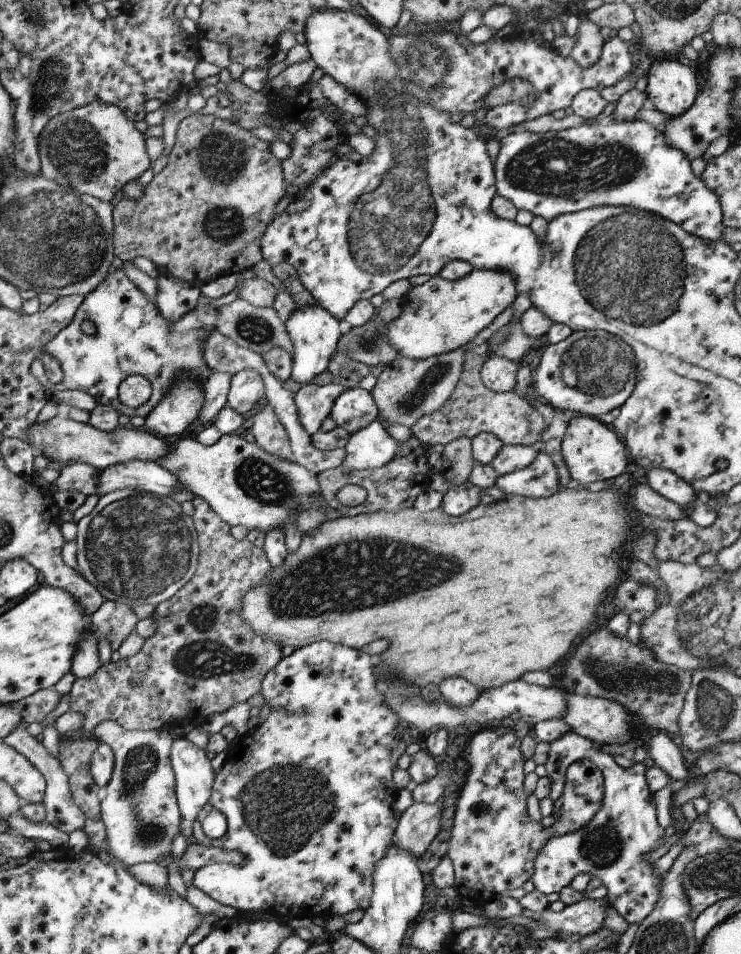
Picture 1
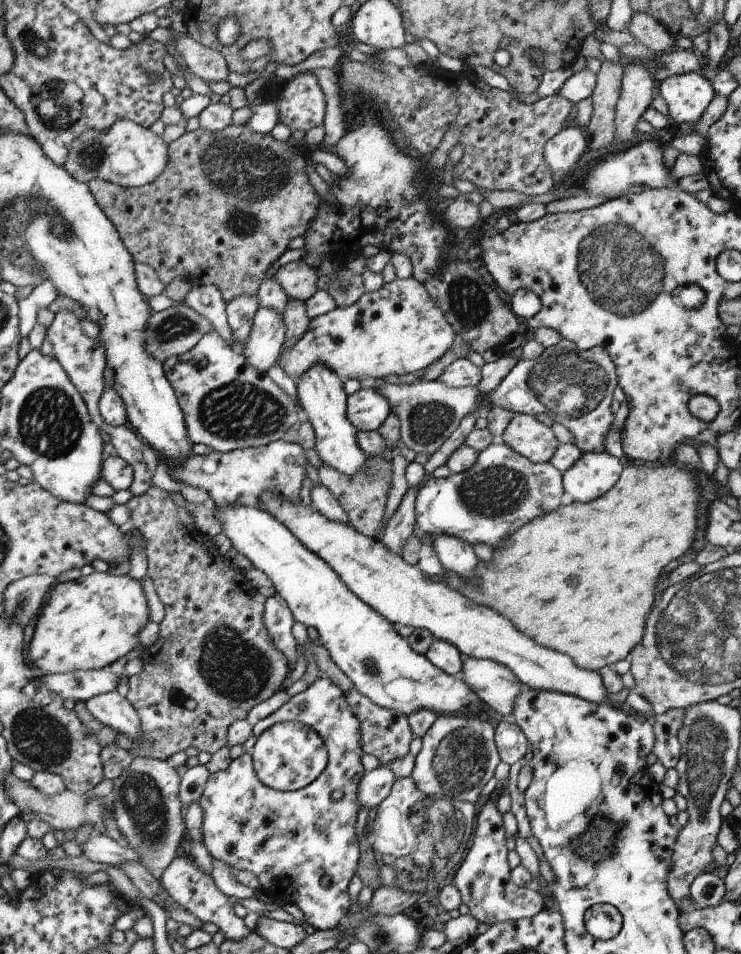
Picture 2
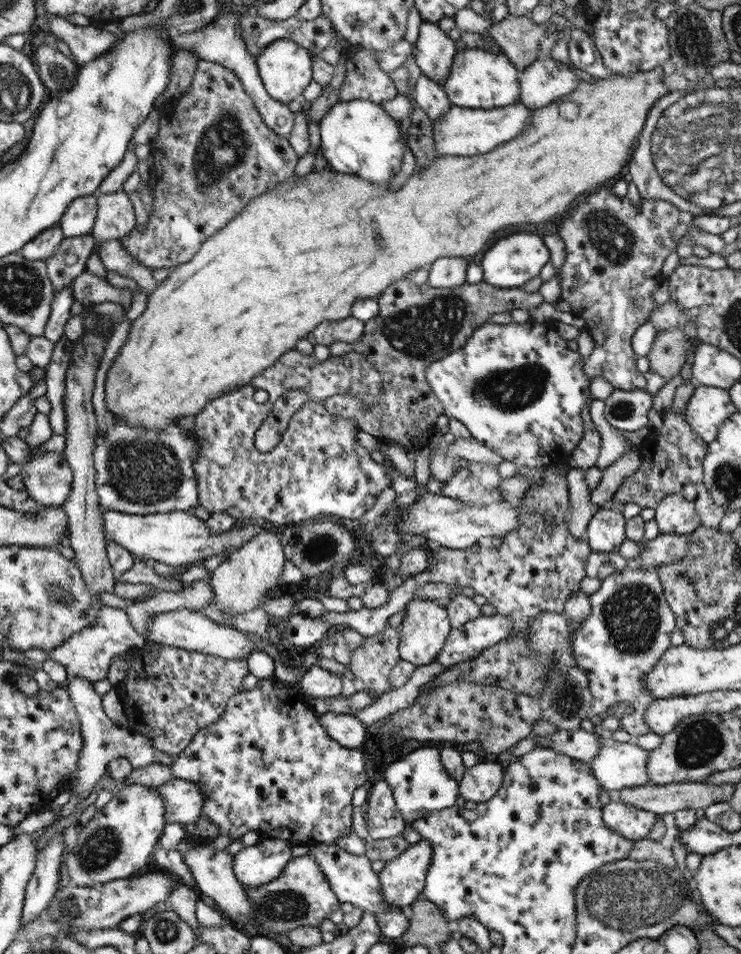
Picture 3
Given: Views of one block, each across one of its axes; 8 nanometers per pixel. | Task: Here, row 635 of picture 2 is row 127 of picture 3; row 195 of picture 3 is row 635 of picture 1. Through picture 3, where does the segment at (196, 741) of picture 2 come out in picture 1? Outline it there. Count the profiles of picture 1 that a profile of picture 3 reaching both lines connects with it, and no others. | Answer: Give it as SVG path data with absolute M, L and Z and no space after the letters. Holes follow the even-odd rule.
M195 497L193 499L193 506L195 507L194 510L194 515L193 515L193 524L195 526L196 532L197 532L197 540L198 544L200 546L200 564L197 565L197 570L196 570L196 576L192 578L188 582L188 584L182 586L172 598L169 598L167 601L164 601L163 603L160 603L154 610L153 614L151 615L152 618L155 620L157 626L156 626L156 632L148 639L145 640L142 648L140 651L135 654L134 656L131 657L126 657L118 660L118 662L110 662L107 665L101 666L97 671L96 674L92 674L92 676L88 676L88 678L78 678L74 681L74 684L72 686L72 690L69 692L70 693L70 711L72 712L80 712L82 716L84 716L84 722L82 722L82 728L79 727L79 722L77 728L74 730L71 730L67 732L66 736L68 738L74 738L78 739L79 737L92 737L93 734L95 736L94 730L97 728L98 725L101 724L102 721L106 720L112 720L114 722L117 722L120 726L125 727L127 731L151 731L151 730L159 730L162 728L162 726L166 726L166 724L170 724L170 722L184 722L184 720L188 720L188 722L202 722L206 716L212 716L212 714L220 714L220 712L226 712L228 708L232 708L232 706L236 706L236 704L240 703L246 703L247 700L250 700L254 694L258 694L258 692L261 692L261 685L264 684L265 677L268 676L270 672L272 672L273 668L282 660L281 658L281 646L278 646L277 642L272 642L272 640L266 640L265 638L262 638L260 634L256 634L248 624L246 624L246 621L241 617L241 610L242 610L242 601L244 600L244 596L254 588L254 586L258 586L264 578L266 578L266 574L270 572L271 564L270 561L268 560L268 557L266 556L266 553L264 552L264 549L261 547L257 547L254 545L253 542L250 542L246 537L242 540L237 540L234 538L231 533L230 533L230 526L229 524L226 524L224 520L222 520L216 512L214 512L214 509L205 501L205 499Z

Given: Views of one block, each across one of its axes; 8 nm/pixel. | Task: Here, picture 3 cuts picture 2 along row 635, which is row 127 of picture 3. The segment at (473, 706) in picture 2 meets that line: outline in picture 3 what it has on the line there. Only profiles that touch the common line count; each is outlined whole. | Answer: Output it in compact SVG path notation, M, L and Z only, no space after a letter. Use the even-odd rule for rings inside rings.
M336 102L319 122L322 156L332 171L353 174L374 184L386 184L400 169L406 149L400 121L375 102Z

